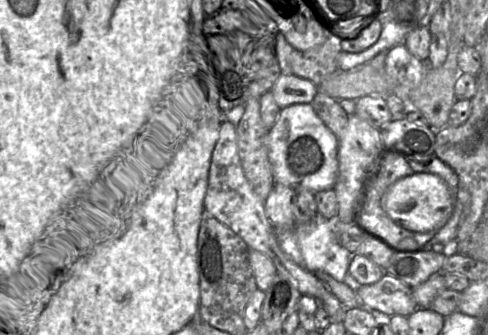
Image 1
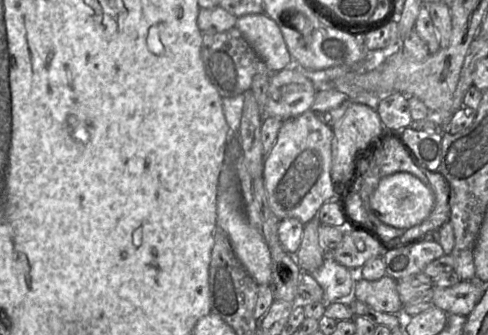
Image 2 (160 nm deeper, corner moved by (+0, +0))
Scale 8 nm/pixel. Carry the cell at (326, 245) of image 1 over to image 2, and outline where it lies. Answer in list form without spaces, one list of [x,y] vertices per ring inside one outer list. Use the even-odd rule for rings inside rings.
[[[327,254],[322,266],[311,275],[324,292],[323,302],[345,301],[352,296],[355,272],[339,264]]]

